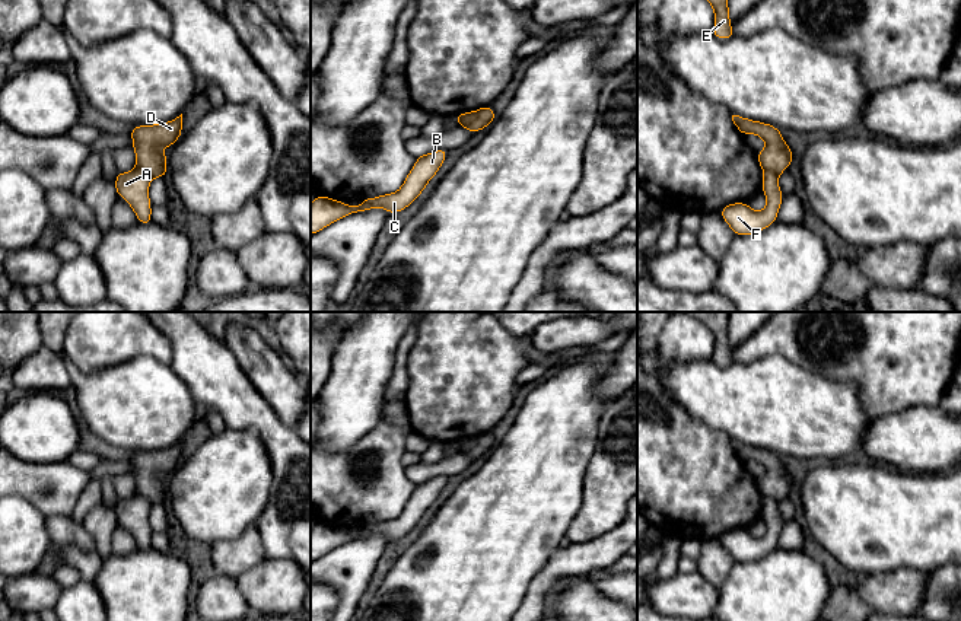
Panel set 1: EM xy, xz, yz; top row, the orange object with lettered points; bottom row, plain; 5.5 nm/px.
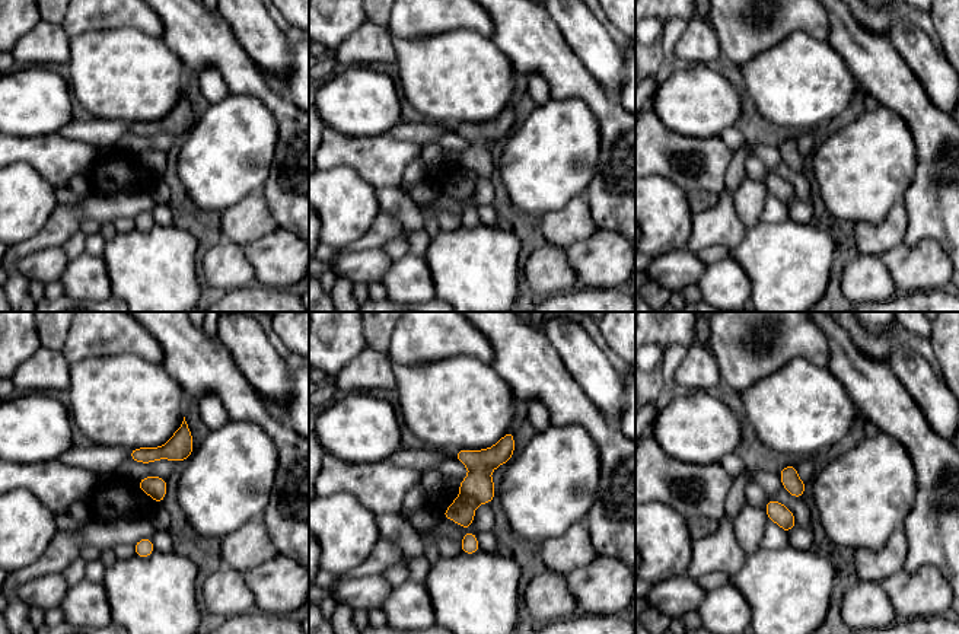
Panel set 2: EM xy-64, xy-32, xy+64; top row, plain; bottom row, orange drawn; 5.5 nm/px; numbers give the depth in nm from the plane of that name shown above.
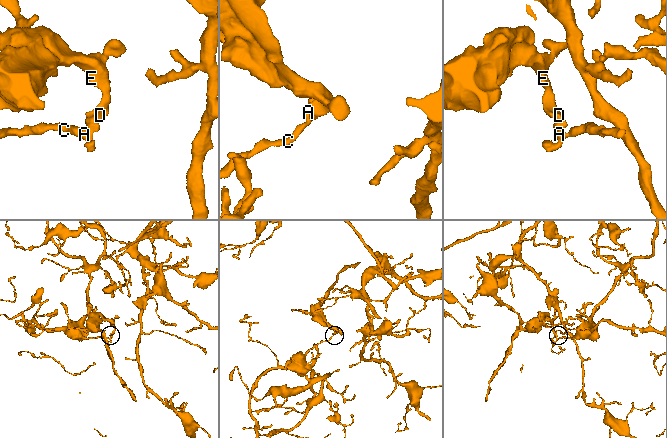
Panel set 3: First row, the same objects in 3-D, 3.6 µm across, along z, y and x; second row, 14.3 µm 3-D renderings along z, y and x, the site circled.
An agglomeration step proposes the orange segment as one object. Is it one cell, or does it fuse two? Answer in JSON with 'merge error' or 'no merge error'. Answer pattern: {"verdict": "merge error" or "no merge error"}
{"verdict": "merge error"}

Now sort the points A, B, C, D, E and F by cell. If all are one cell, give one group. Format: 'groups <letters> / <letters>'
groups A B C F / D E

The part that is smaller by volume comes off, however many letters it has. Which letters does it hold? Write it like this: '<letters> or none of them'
D, E

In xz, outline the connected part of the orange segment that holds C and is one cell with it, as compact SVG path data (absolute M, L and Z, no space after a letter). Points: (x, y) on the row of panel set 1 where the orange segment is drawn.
M440 149L417 156L414 166L398 191L381 194L376 198L365 197L365 201L360 206L349 206L343 201L318 195L311 203L311 235L315 235L349 214L363 213L370 208L381 207L389 214L402 211L424 191L430 179L439 172L448 153L448 150Z

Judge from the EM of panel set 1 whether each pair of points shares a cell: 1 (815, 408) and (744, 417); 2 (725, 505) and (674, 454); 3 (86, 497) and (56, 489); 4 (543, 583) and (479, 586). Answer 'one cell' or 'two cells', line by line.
1: one cell
2: one cell
3: two cells
4: two cells

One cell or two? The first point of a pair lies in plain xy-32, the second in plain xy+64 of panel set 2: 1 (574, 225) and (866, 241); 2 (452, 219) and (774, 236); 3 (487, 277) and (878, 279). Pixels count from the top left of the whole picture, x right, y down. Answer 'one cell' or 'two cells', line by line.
1: one cell
2: two cells
3: two cells

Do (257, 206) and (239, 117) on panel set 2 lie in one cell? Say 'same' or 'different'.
different

